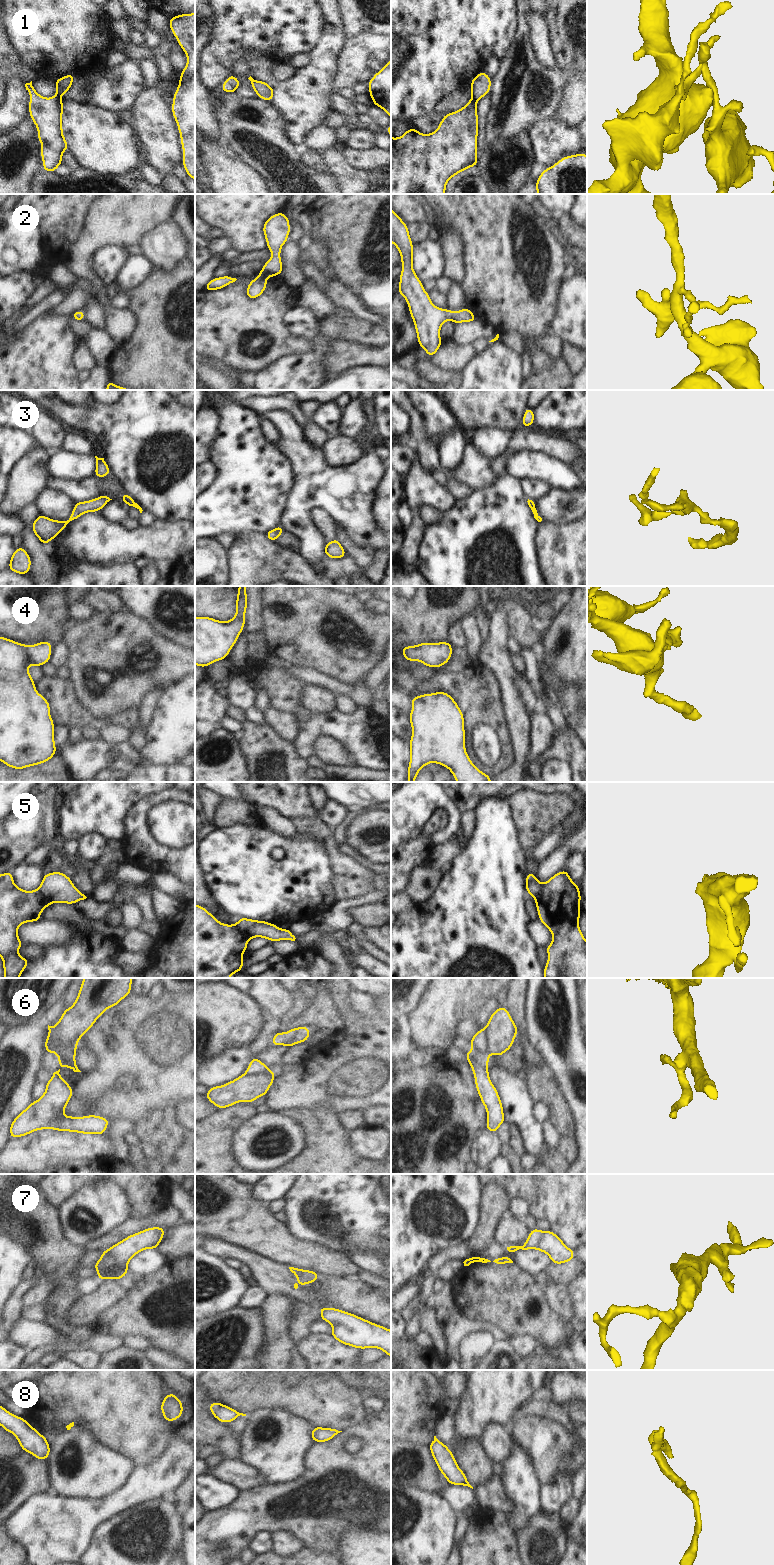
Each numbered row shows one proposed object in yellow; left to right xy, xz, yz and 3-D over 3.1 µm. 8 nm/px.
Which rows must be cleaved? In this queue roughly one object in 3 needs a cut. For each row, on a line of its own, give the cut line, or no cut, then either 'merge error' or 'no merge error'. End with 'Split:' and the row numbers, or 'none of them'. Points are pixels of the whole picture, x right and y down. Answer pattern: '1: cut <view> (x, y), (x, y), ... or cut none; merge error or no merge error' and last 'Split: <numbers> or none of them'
1: cut yz (473, 96), (477, 101); merge error
2: cut none; no merge error
3: cut none; no merge error
4: cut none; no merge error
5: cut xz (234, 925), (249, 938); merge error
6: cut yz (482, 1029), (486, 1032), (488, 1050), (490, 1052); merge error
7: cut none; no merge error
8: cut yz (434, 1439), (438, 1441); merge error
Split: 1, 5, 6, 8

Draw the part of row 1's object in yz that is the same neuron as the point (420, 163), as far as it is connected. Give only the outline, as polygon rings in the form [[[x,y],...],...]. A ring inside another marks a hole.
[[[472,97],[469,102],[460,110],[445,114],[441,120],[438,129],[431,134],[421,134],[415,128],[408,129],[401,137],[391,137],[391,194],[445,194],[446,183],[455,175],[460,172],[477,166],[477,137],[478,137],[478,114],[477,114],[477,101]]]

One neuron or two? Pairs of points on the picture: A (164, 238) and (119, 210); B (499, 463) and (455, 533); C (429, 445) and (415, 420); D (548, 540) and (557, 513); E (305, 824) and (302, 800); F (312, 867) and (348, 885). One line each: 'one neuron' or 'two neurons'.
A: two neurons
B: two neurons
C: one neuron
D: two neurons
E: two neurons
F: two neurons

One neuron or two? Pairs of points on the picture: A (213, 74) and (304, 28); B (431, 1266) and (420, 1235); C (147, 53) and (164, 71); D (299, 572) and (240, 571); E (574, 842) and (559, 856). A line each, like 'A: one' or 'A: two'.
A: one
B: two
C: two
D: one
E: one

